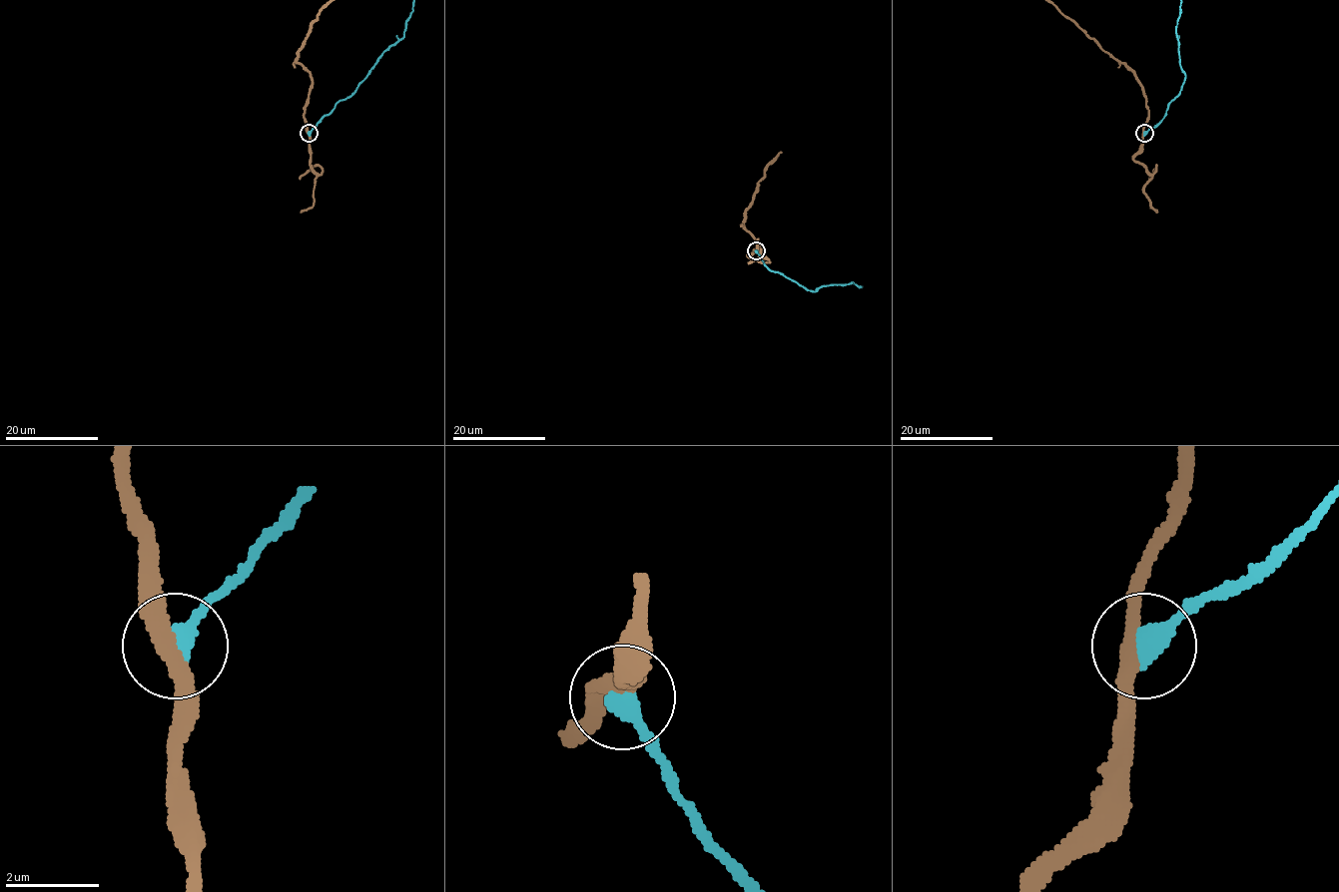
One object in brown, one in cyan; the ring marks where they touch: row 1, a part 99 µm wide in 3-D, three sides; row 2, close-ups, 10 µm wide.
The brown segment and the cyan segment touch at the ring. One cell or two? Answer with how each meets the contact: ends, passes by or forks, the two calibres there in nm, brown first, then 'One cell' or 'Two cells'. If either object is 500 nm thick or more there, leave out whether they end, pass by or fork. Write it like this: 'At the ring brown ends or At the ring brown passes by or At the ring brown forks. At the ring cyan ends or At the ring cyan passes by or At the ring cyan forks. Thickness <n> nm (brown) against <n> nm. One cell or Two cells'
Thickness 320 nm (brown) against 500 nm. Two cells

